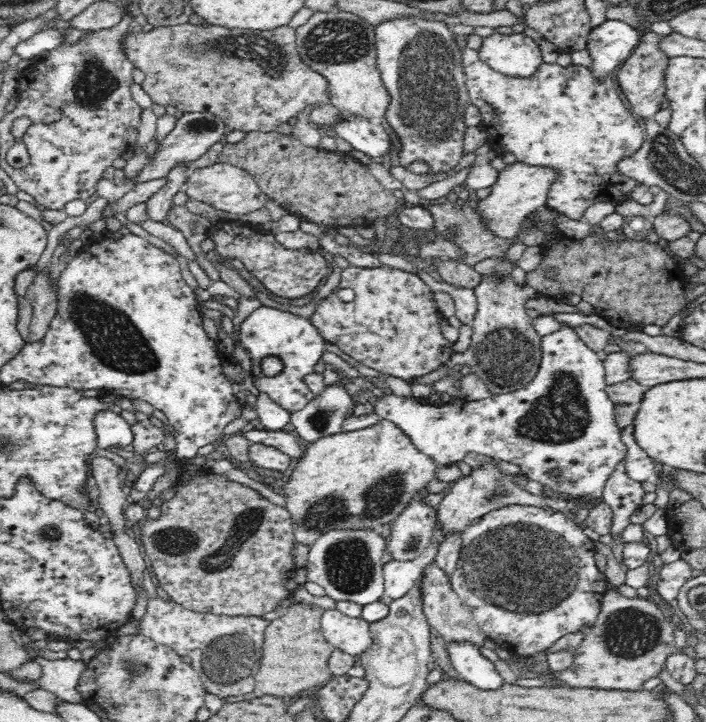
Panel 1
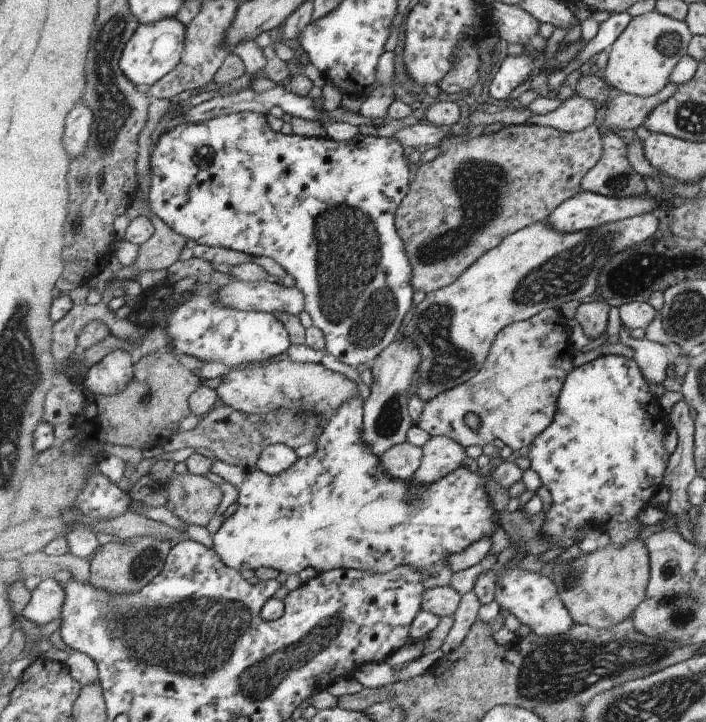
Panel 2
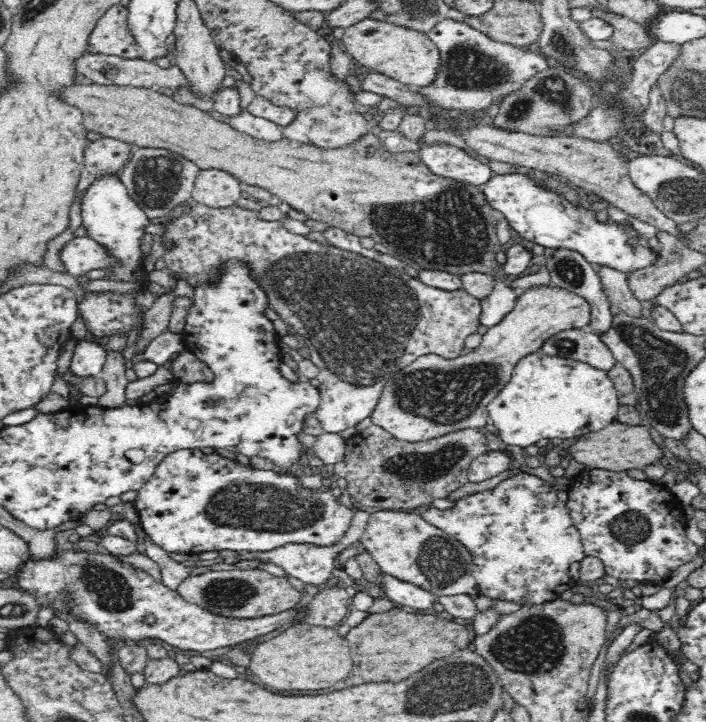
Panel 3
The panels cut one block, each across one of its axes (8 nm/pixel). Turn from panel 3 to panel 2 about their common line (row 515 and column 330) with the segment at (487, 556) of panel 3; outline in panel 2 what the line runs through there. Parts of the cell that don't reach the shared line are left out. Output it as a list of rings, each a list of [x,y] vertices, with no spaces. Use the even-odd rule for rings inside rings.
[[[361,396],[347,400],[316,440],[317,450],[311,456],[299,458],[279,476],[269,476],[261,469],[246,472],[240,466],[214,459],[213,472],[232,484],[239,493],[237,510],[212,538],[215,552],[229,568],[256,572],[259,568],[269,567],[288,575],[297,575],[309,567],[318,573],[344,568],[387,574],[401,567],[434,572],[441,564],[447,565],[450,555],[467,550],[470,544],[482,537],[491,538],[498,528],[502,528],[499,520],[493,518],[497,510],[487,489],[489,478],[478,474],[471,462],[431,486],[423,486],[413,478],[399,480],[392,477],[382,465],[381,456],[375,454],[371,444],[363,438],[364,408],[365,400]]]

